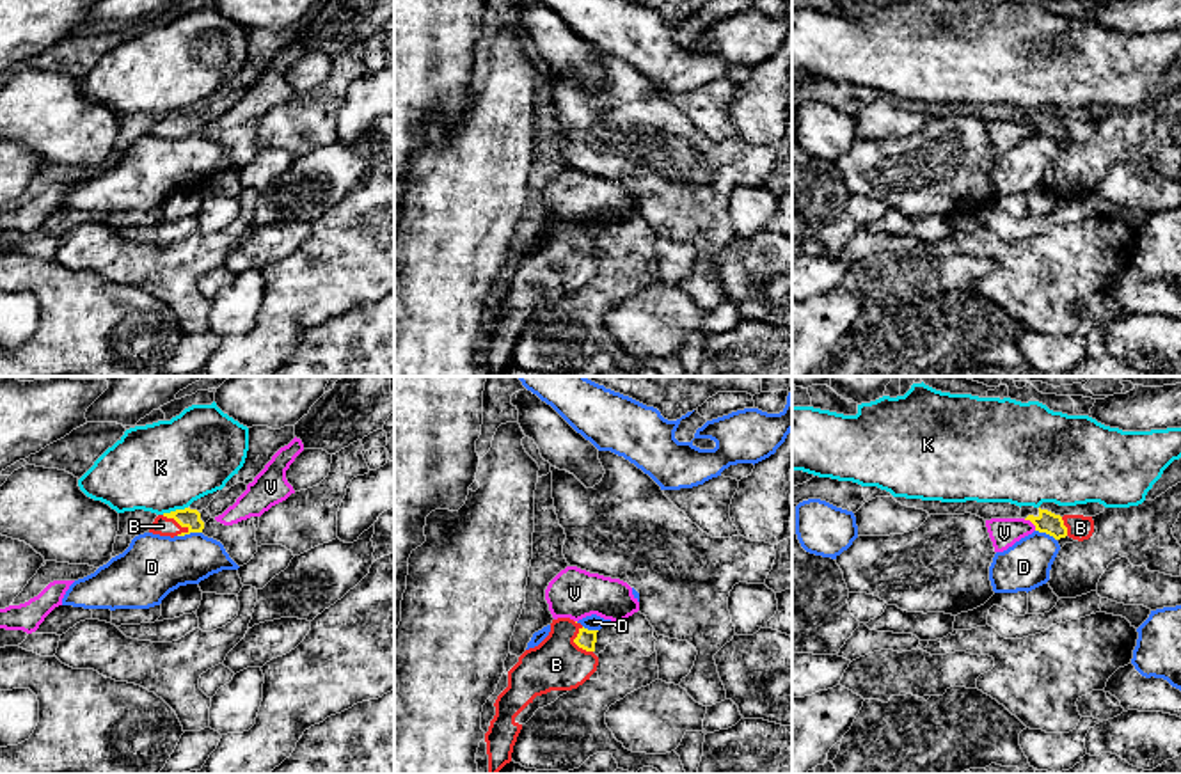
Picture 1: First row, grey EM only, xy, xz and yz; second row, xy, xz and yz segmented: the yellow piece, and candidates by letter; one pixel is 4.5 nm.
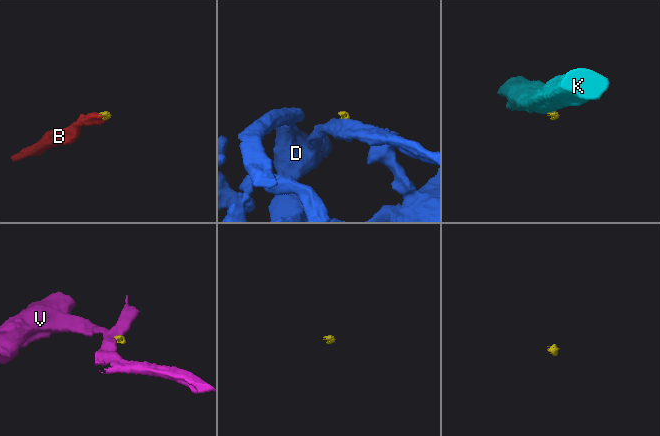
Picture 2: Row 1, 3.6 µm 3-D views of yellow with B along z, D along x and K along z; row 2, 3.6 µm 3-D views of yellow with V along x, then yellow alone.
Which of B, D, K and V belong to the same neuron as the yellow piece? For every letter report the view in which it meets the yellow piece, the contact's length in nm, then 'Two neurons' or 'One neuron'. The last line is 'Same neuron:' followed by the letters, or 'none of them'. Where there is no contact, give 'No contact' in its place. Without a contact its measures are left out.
B: Touches yellow in xy. Shared border 150 nm. One neuron
D: Touches yellow in xy. Shared border 110 nm. Two neurons
K: Touches yellow in xy. Shared border 120 nm. Two neurons
V: Touches yellow in yz. Shared border 80 nm. Two neurons
Same neuron: B

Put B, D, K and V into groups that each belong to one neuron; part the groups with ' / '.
B / D / K / V

